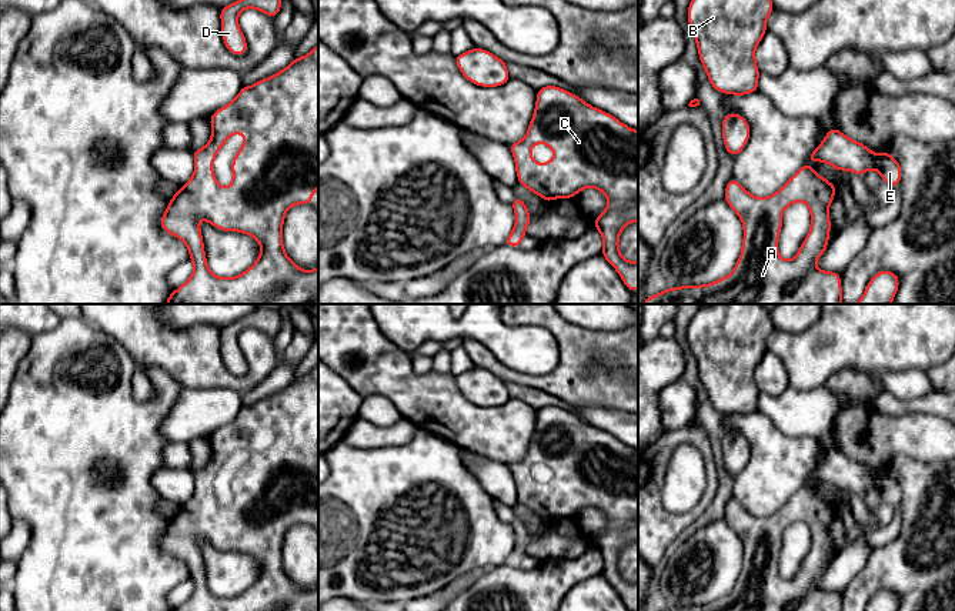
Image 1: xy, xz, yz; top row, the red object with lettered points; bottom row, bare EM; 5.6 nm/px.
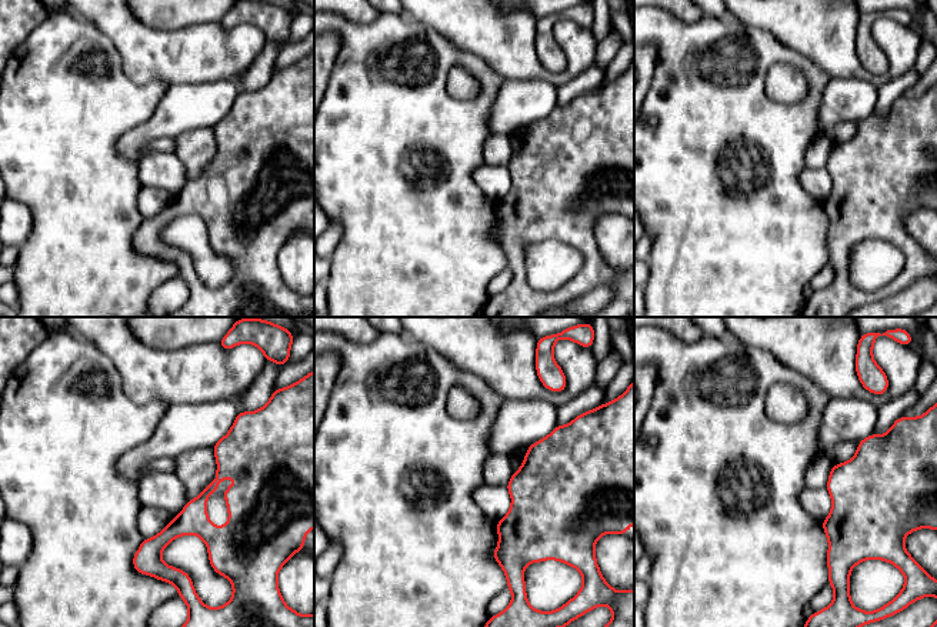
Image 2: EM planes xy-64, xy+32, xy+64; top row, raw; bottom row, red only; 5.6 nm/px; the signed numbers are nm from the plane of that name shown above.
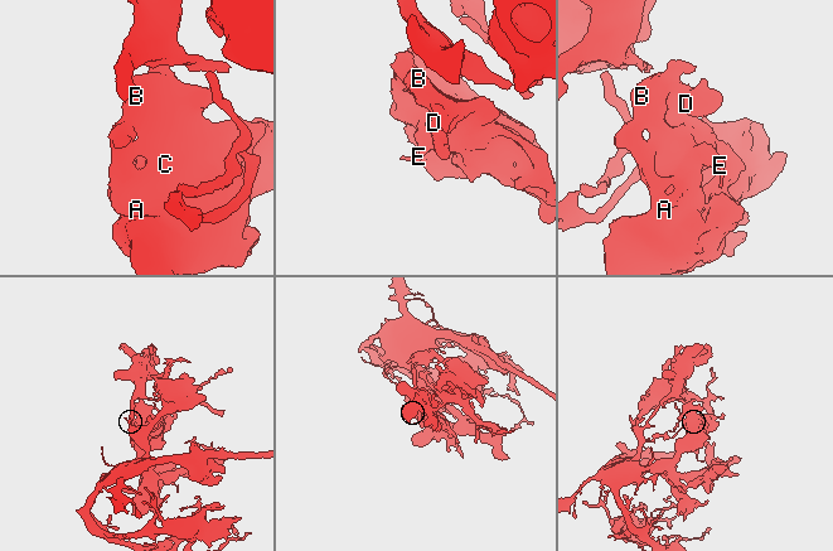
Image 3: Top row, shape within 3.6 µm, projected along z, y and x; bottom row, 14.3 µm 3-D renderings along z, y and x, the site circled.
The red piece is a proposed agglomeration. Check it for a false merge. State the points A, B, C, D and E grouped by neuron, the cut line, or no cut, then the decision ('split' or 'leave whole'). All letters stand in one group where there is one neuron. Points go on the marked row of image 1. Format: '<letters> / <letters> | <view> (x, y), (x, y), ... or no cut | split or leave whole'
A B C D E | no cut | leave whole

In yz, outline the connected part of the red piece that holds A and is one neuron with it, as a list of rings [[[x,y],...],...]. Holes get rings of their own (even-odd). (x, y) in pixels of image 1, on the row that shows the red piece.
[[[804,164],[775,194],[754,197],[734,177],[725,187],[724,200],[742,221],[744,240],[734,270],[724,278],[702,286],[679,286],[645,297],[644,304],[844,304],[841,274],[815,267],[815,261],[828,248],[831,220],[828,208],[837,186]],[[804,201],[811,210],[811,228],[798,254],[787,261],[778,254],[778,238],[784,210]]]

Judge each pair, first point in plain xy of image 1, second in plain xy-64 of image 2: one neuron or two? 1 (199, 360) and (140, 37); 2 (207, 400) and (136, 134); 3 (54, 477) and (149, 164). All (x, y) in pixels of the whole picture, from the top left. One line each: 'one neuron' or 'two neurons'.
1: one neuron
2: one neuron
3: two neurons

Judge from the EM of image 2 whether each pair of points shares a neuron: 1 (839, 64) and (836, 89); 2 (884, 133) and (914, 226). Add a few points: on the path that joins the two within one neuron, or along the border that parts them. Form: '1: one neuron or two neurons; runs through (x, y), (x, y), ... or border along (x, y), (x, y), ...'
1: two neurons; border along (832, 77), (857, 77), (870, 83)
2: two neurons; border along (919, 207), (906, 216), (904, 229), (920, 244)

